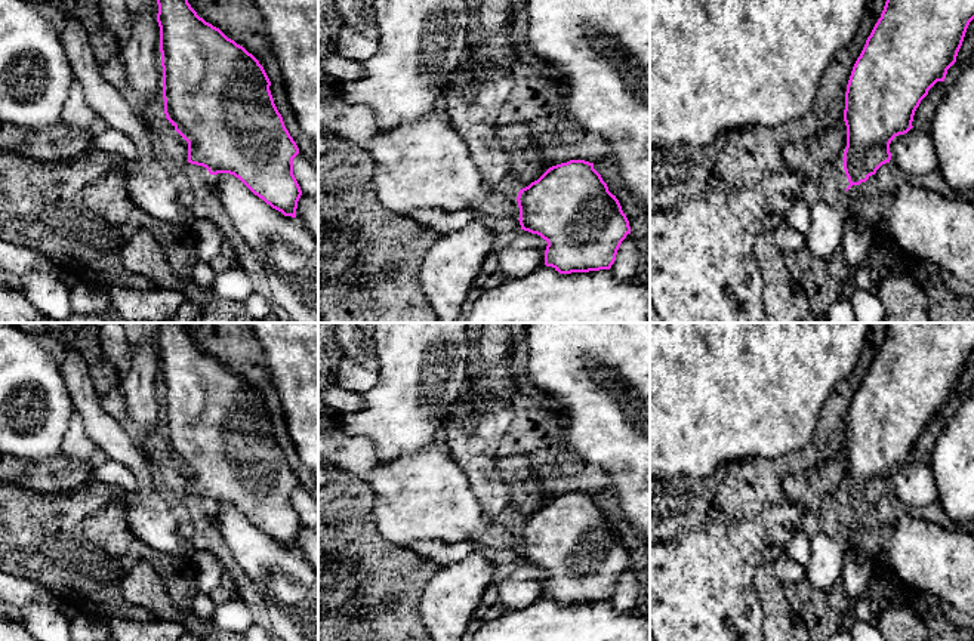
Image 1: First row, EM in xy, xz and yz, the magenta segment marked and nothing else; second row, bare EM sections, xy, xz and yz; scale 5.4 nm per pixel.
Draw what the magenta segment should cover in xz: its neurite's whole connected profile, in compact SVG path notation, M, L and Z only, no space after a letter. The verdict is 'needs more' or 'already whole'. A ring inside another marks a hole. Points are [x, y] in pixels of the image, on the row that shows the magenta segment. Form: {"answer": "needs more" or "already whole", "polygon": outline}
{"answer": "needs more", "polygon": "M318 89L318 129L370 154L369 176L373 179L375 192L380 204L394 215L407 216L414 210L441 209L449 212L478 210L499 219L517 219L521 229L537 234L548 243L545 265L560 274L610 269L622 241L631 234L629 221L619 200L608 191L607 184L594 169L594 163L585 160L570 160L549 167L537 181L520 189L517 197L506 187L497 189L486 187L483 172L469 157L466 142L454 130L441 107L423 118L403 121L383 132L370 107L348 104L339 92Z"}

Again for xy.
{"answer": "already whole", "polygon": "M157 0L157 4L164 114L188 142L188 163L206 167L210 175L234 175L272 209L284 216L296 218L302 191L293 175L293 158L299 154L299 148L274 104L269 90L271 81L263 67L243 46L200 18L188 0Z"}

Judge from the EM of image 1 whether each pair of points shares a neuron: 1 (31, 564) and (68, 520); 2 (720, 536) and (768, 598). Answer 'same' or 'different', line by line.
1: same
2: different

